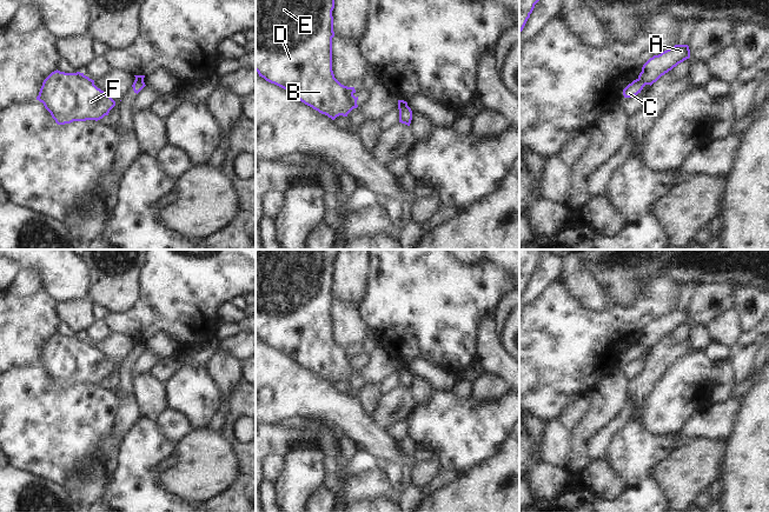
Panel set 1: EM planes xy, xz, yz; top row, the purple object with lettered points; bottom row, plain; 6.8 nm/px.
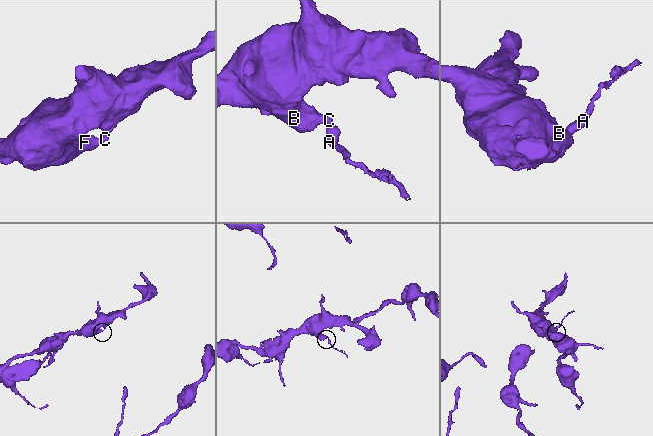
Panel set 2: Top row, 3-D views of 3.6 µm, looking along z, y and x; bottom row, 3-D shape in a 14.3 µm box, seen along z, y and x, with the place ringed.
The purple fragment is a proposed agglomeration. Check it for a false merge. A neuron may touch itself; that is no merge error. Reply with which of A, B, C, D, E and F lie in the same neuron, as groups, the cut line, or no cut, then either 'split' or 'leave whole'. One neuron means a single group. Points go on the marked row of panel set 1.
A B C D E F | no cut | leave whole

